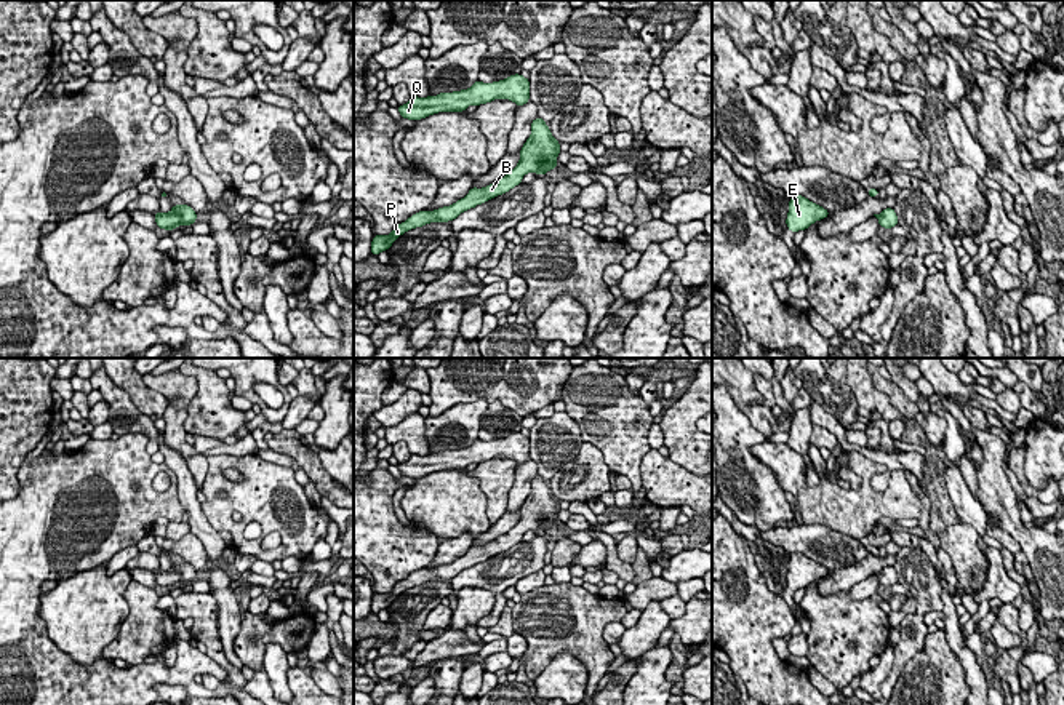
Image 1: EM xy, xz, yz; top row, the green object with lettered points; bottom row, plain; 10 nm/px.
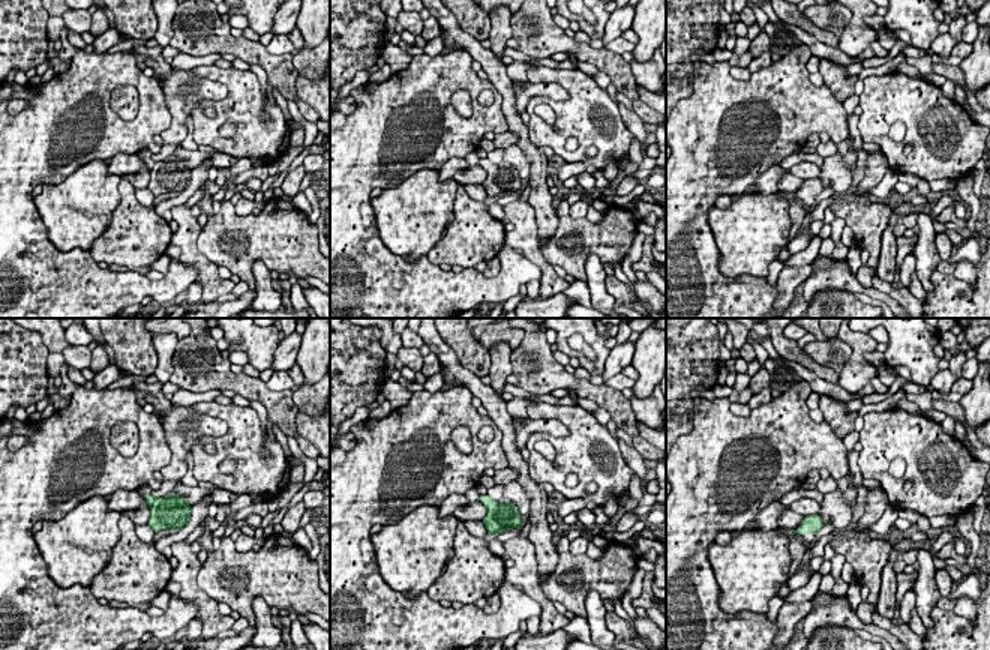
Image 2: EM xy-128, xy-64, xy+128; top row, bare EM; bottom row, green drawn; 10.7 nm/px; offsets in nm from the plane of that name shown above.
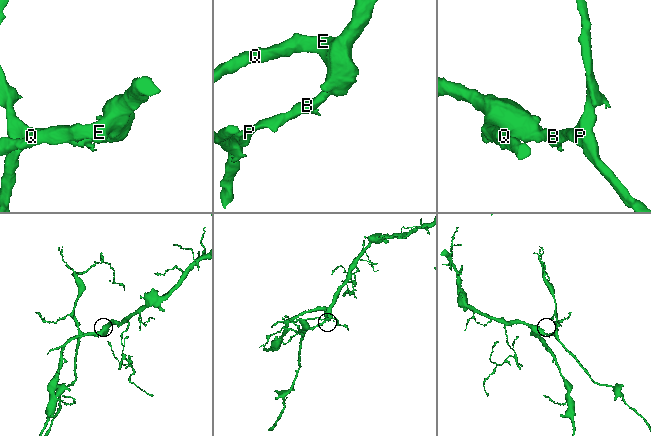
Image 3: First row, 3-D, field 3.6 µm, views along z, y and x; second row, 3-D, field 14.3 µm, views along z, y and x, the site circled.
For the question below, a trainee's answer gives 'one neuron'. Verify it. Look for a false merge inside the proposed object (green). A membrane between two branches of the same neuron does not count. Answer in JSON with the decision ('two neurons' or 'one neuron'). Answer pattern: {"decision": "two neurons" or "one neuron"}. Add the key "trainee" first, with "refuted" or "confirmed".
{"trainee": "confirmed", "decision": "one neuron"}

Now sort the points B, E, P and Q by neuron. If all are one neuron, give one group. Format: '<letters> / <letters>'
B E P Q

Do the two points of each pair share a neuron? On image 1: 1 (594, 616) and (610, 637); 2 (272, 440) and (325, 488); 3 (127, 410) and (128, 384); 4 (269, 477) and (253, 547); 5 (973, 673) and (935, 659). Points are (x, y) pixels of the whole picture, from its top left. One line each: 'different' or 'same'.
1: different
2: same
3: different
4: same
5: different

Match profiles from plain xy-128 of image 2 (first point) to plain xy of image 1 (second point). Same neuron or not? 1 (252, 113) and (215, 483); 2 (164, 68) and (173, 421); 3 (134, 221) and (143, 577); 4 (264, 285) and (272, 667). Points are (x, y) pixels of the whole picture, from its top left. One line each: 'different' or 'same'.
1: same
2: different
3: different
4: same

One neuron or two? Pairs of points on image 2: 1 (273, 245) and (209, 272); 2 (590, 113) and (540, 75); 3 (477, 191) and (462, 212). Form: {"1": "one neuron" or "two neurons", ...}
{"1": "two neurons", "2": "one neuron", "3": "two neurons"}

